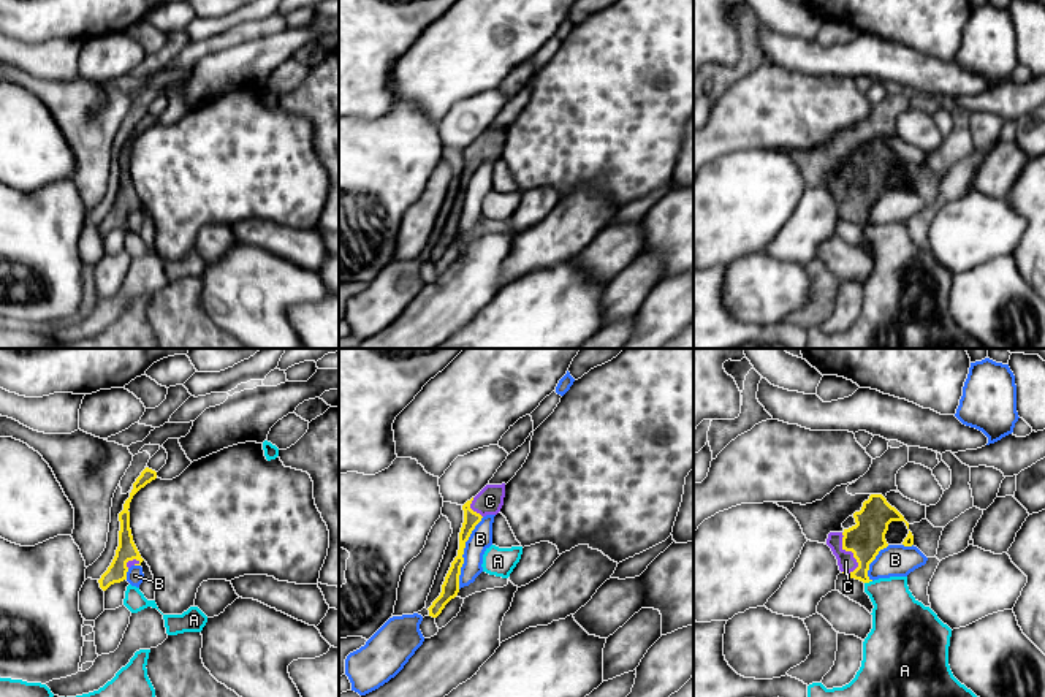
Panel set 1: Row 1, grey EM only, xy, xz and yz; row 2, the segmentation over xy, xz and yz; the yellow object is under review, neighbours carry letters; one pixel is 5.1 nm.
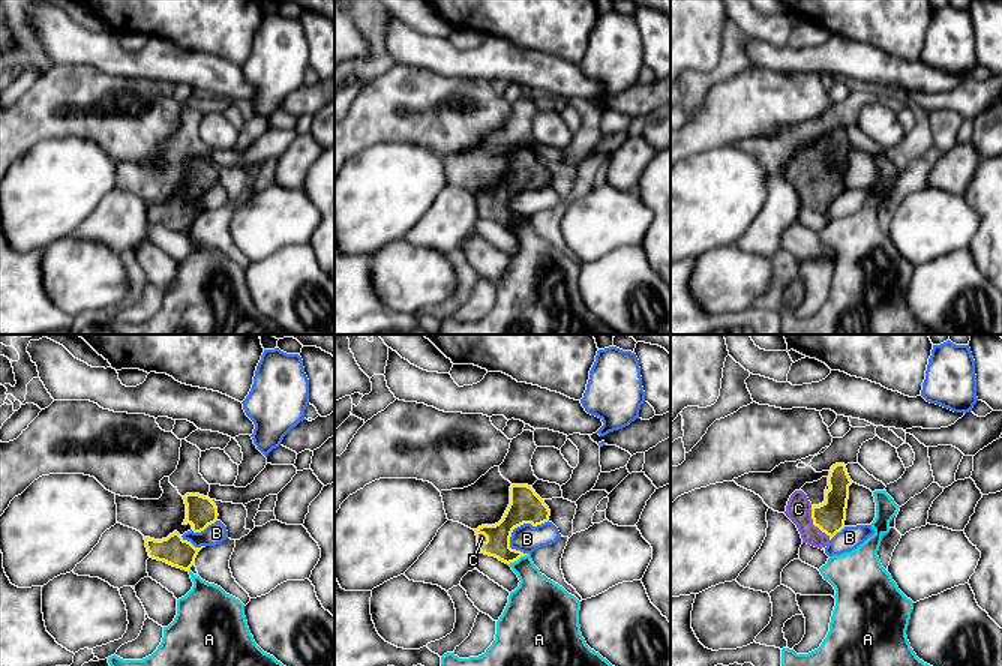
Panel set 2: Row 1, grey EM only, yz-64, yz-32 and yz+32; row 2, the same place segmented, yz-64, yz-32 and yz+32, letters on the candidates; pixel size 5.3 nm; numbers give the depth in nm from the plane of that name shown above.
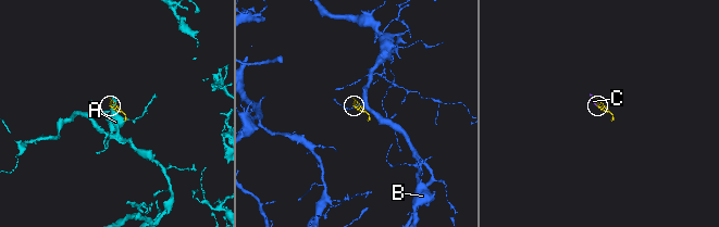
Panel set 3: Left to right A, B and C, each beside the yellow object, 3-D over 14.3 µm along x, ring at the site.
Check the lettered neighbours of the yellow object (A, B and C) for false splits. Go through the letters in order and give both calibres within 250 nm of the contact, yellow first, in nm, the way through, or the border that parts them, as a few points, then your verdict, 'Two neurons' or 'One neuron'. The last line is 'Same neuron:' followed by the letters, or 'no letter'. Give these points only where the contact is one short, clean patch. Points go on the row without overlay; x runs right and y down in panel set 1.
A: Thickness 180 nm (yellow) against 280 nm. Boundary: yz (871, 225), (865, 228). Two neurons
B: Thickness 90 nm (yellow) against 120 nm. Two neurons
C: Thickness 180 nm (yellow) against 90 nm. Path across: yz (865, 184), (851, 195), (846, 206). One neuron
Same neuron: C

